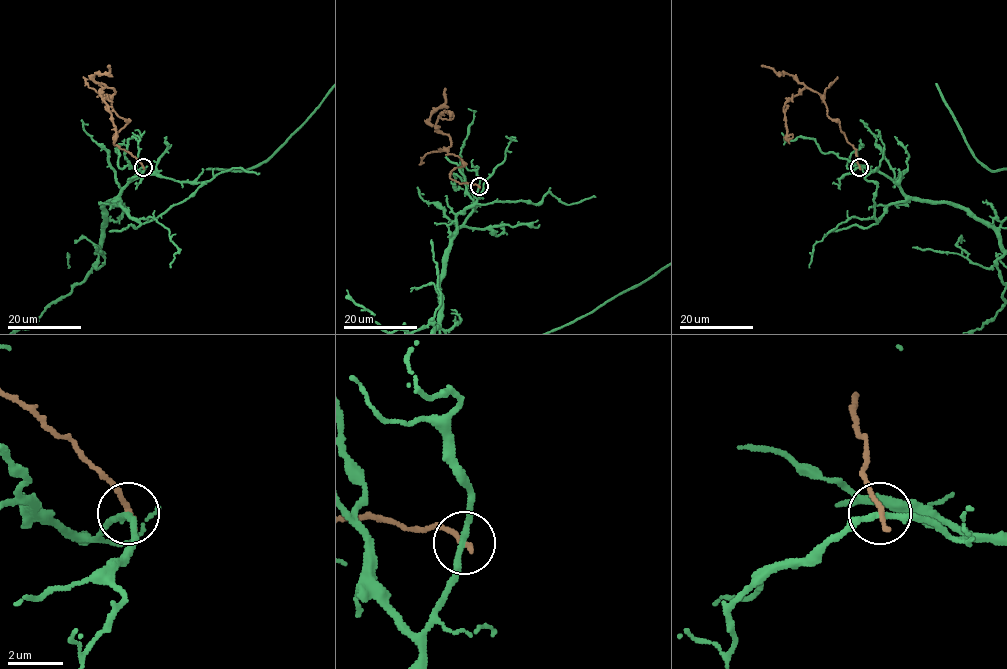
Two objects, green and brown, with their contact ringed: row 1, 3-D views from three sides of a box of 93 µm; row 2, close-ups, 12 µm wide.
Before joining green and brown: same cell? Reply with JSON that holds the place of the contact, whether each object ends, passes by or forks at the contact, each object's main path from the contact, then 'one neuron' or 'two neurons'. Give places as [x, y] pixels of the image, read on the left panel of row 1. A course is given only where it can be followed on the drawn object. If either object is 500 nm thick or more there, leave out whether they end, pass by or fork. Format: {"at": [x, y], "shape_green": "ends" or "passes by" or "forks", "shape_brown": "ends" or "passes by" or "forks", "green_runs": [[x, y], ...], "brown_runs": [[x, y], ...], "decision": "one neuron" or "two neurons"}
{"at": [143, 167], "shape_green": "passes by", "shape_brown": "ends", "green_runs": [[142, 167], [104, 206], [95, 251], [182, 176], [243, 171], [271, 155]], "brown_runs": [[142, 167], [114, 144], [127, 122], [113, 110], [115, 92], [107, 87], [100, 95], [114, 137]], "decision": "two neurons"}

